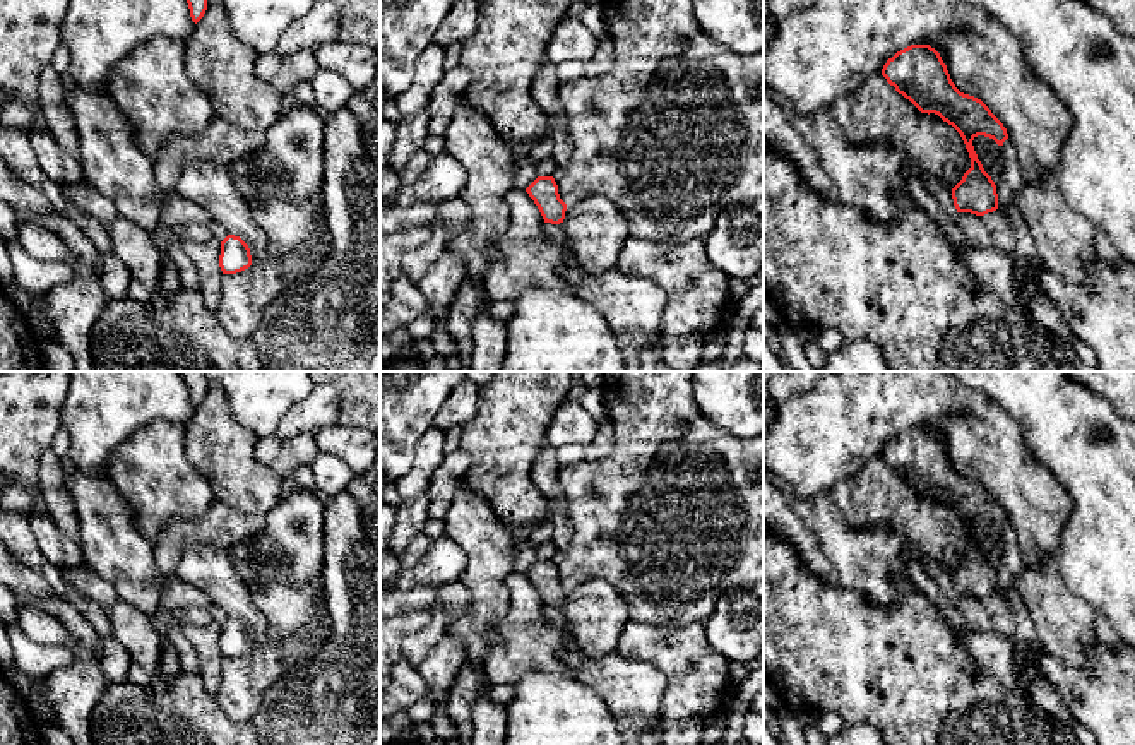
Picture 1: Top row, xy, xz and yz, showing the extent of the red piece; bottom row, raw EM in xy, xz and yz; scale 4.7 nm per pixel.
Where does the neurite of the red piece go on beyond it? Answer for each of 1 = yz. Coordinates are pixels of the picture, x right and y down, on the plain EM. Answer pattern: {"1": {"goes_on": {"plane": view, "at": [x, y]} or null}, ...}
{"1": {"goes_on": null}}

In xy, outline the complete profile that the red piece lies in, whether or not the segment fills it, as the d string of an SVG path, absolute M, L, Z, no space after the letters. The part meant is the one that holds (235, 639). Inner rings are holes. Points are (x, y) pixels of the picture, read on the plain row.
M228 618L221 625L219 651L223 658L236 658L252 649L248 629L235 618Z

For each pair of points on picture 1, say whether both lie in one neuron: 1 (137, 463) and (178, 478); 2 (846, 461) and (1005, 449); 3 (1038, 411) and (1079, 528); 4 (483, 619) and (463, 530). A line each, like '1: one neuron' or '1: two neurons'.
1: one neuron
2: one neuron
3: one neuron
4: one neuron

